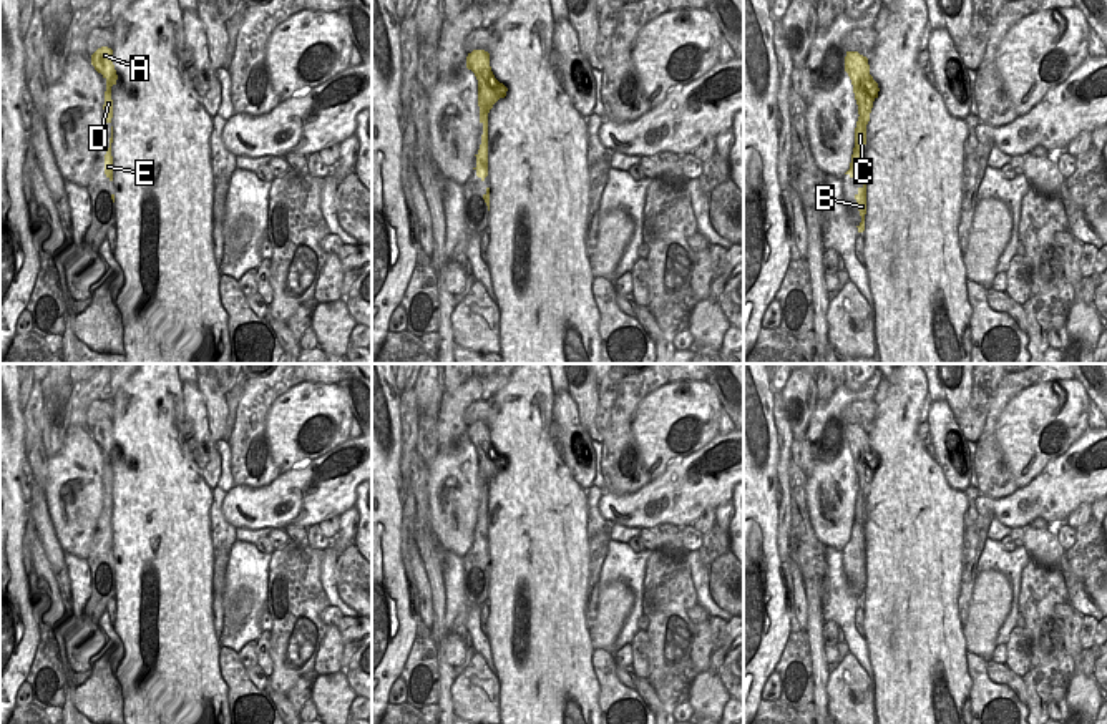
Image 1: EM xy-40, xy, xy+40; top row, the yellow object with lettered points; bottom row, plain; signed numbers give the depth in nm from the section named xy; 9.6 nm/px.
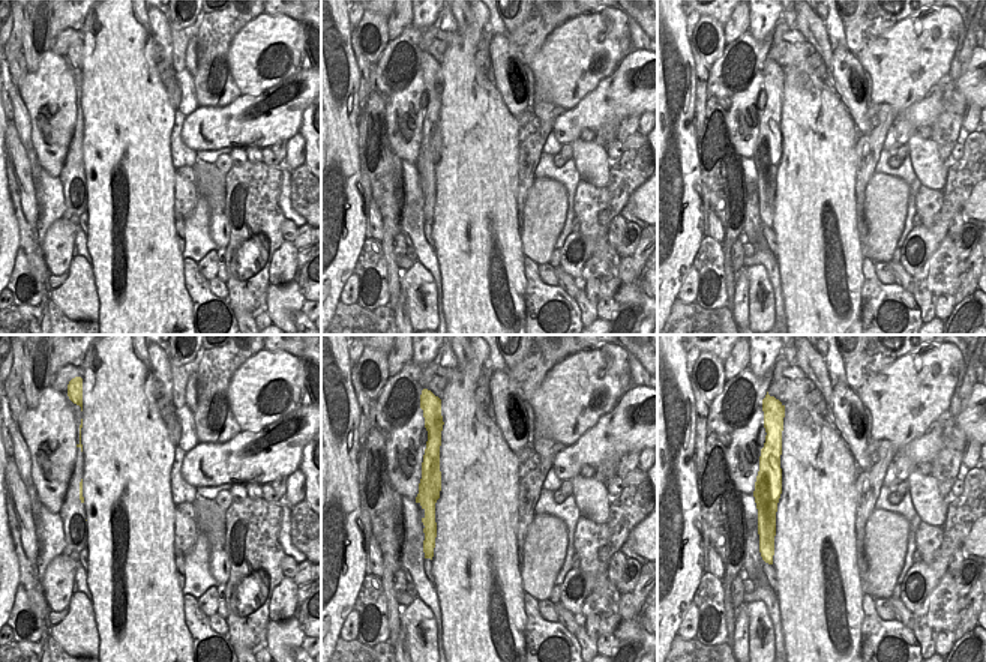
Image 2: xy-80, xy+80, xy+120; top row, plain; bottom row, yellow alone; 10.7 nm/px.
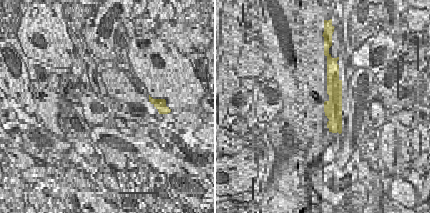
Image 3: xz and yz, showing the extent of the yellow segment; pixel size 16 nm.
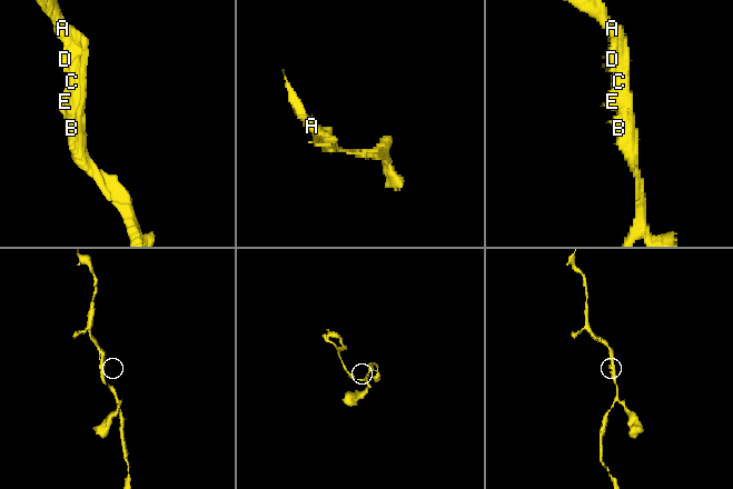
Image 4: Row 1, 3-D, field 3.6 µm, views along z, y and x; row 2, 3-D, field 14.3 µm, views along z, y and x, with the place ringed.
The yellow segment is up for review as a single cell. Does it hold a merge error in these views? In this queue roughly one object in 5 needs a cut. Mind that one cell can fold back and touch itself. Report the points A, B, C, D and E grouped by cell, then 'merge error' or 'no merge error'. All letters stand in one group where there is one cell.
groups A B C D E; no merge error

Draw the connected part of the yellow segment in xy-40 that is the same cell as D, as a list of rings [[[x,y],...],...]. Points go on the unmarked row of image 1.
[[[108,418],[98,420],[91,427],[91,437],[106,452],[103,488],[106,490],[106,495],[111,495],[111,490],[113,490],[111,458],[116,457],[116,452],[118,452],[118,447],[116,447],[115,437],[113,437],[113,422]]]

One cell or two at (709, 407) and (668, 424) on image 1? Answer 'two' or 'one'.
one

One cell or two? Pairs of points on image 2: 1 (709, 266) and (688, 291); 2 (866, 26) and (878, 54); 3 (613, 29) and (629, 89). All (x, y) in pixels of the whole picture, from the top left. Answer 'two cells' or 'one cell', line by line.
1: two cells
2: two cells
3: two cells

